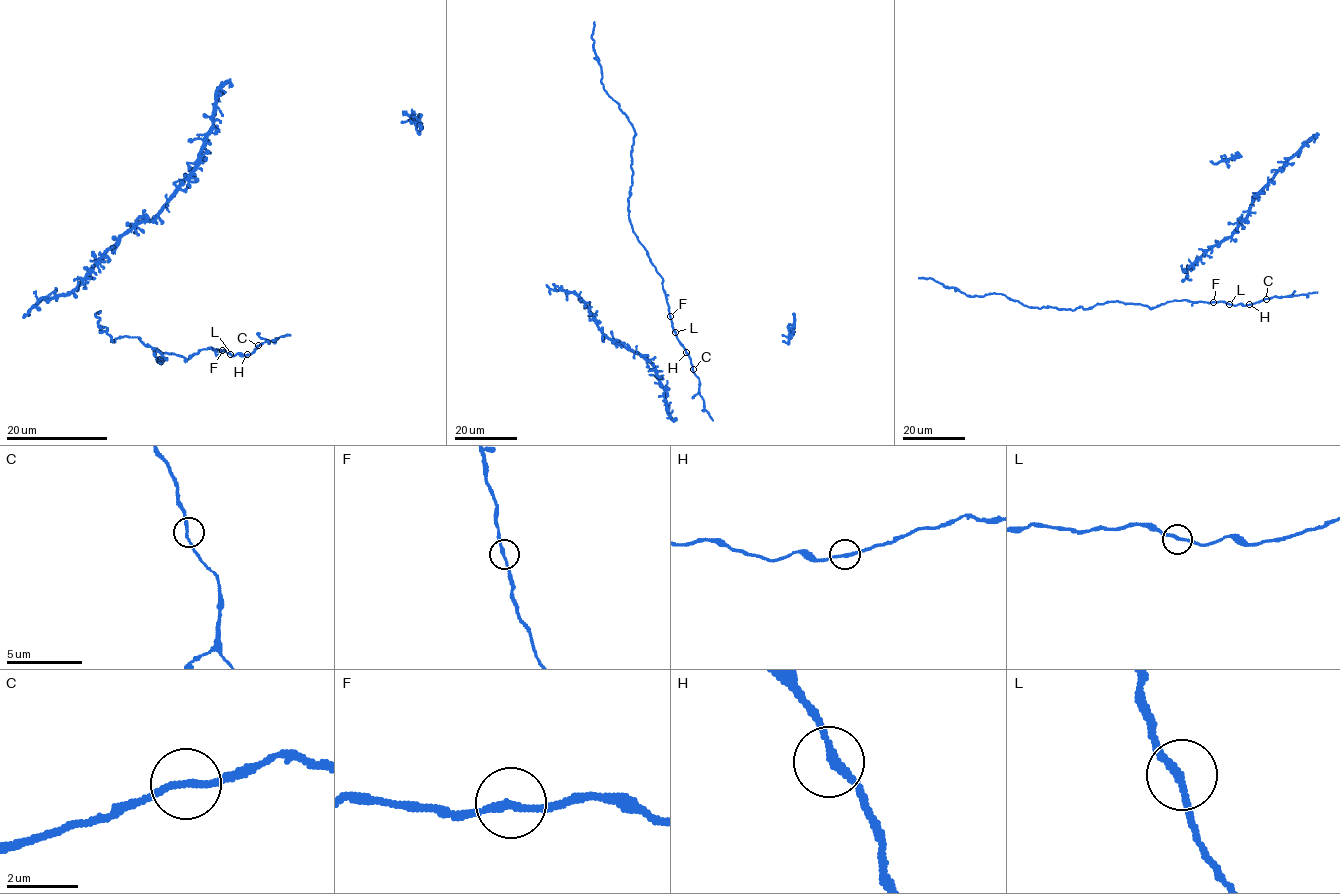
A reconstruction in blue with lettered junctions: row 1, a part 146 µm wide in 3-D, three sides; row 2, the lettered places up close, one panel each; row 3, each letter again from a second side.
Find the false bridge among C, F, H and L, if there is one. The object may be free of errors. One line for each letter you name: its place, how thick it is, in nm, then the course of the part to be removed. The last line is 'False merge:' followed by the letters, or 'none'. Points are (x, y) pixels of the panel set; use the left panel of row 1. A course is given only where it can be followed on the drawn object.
False merge: none

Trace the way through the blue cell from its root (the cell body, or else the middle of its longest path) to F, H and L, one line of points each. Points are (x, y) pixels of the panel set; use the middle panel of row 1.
F: (662, 289), (670, 316)
H: (662, 289), (671, 327), (686, 352)
L: (662, 289), (675, 332)

